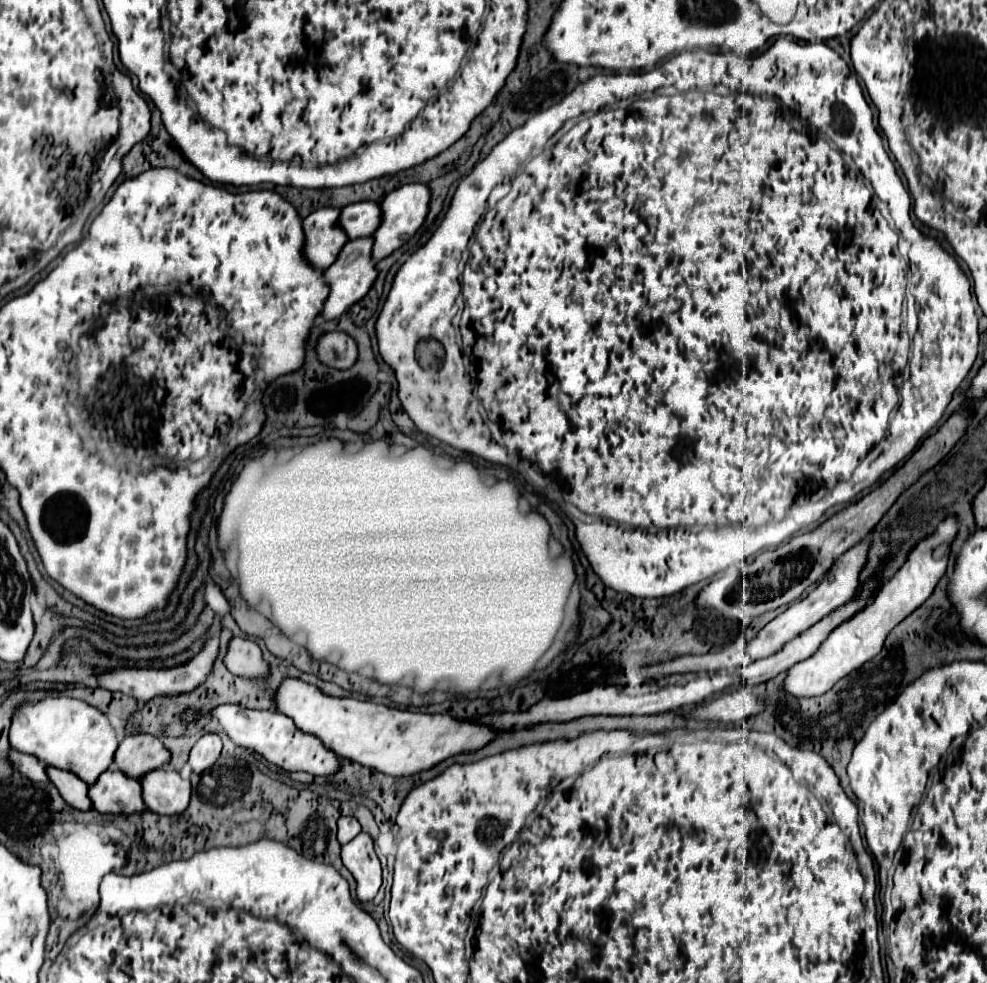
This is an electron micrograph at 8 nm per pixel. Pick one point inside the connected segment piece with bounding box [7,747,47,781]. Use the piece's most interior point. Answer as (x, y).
(27, 765)

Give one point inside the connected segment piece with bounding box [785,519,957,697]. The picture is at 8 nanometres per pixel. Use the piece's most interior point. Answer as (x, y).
(854, 642)

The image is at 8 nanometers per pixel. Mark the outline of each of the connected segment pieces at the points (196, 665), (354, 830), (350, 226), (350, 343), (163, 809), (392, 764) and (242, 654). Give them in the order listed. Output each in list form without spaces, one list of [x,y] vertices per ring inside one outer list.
[[[211,637],[205,641],[205,645],[201,647],[201,651],[191,657],[187,663],[171,667],[171,669],[143,669],[143,667],[119,667],[119,669],[107,669],[103,673],[97,673],[95,679],[99,683],[99,687],[109,689],[109,691],[121,691],[125,695],[133,695],[137,701],[149,701],[155,695],[165,695],[165,693],[183,693],[183,691],[191,691],[195,687],[199,687],[205,677],[209,675],[213,661],[217,657],[219,651],[219,639]]]
[[[341,817],[339,819],[339,831],[337,831],[337,839],[341,845],[349,843],[351,839],[355,839],[361,833],[361,825],[355,817]]]
[[[359,201],[353,205],[347,205],[341,209],[339,225],[347,233],[349,239],[369,237],[379,227],[381,221],[381,209],[379,203],[373,201]]]
[[[325,333],[317,339],[317,359],[335,369],[349,369],[357,359],[357,345],[347,333]]]
[[[159,767],[145,773],[141,779],[141,797],[145,805],[159,815],[175,815],[187,809],[191,783],[177,771]]]
[[[285,677],[273,695],[275,709],[295,721],[295,727],[307,735],[319,737],[325,747],[339,757],[377,769],[381,773],[401,777],[413,775],[447,757],[463,751],[473,751],[489,743],[495,733],[483,725],[471,721],[459,721],[447,715],[421,715],[401,711],[371,701],[359,701],[353,697],[331,697],[319,687],[309,685],[297,677]]]
[[[233,637],[227,643],[227,653],[223,657],[223,663],[231,673],[239,677],[263,679],[269,671],[269,665],[261,659],[261,649],[257,647],[257,643],[243,637]]]

